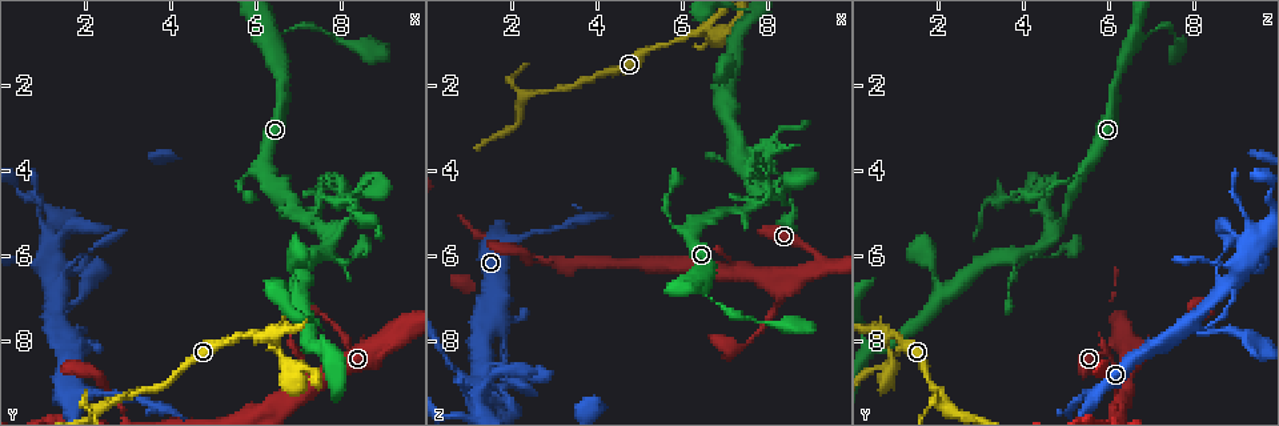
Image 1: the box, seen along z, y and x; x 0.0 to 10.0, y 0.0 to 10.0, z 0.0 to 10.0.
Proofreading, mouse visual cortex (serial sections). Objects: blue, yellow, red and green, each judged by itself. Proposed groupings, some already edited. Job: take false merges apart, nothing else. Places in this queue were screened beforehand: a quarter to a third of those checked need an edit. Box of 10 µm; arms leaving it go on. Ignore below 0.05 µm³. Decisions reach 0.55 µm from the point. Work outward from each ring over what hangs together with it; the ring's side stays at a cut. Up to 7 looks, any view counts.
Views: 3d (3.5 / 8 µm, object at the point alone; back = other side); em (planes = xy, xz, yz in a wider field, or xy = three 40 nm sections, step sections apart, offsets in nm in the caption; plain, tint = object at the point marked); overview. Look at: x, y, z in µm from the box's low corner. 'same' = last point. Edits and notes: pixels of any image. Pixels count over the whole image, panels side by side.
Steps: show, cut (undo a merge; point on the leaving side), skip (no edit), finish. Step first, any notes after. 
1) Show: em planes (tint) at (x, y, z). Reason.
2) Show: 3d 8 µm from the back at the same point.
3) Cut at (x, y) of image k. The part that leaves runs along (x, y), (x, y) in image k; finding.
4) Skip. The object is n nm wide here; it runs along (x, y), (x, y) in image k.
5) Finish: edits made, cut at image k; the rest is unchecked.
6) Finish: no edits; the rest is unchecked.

Show: 3d 3.5 µm at (8.80, 8.15, 6.50). Abrupt turn.

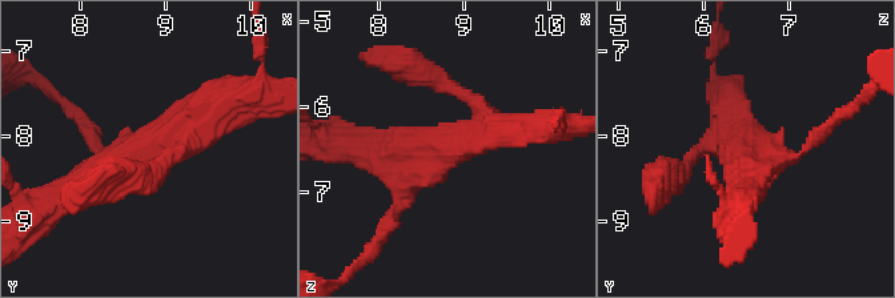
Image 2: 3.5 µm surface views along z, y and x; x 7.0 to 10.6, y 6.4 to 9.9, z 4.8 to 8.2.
Show: em xy step 3 (tint) at (8.75, 8.15, 6.45).

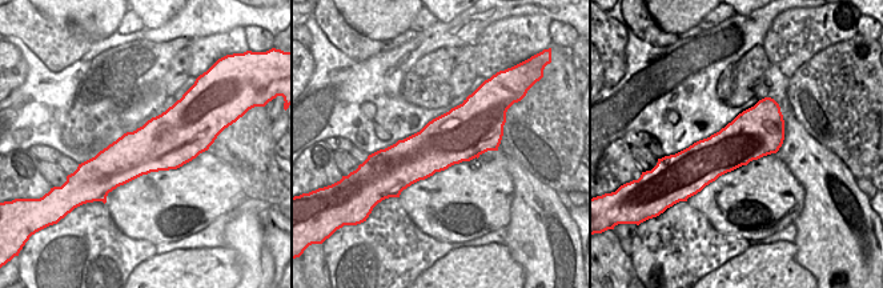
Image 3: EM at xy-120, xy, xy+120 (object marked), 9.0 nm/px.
Skip. It runs along (468, 95), (485, 125), (464, 141), (370, 152) in image 2; one cell here.

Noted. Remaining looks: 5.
Show: 3d 3.5 µm at (1.55, 7.80, 7.65).

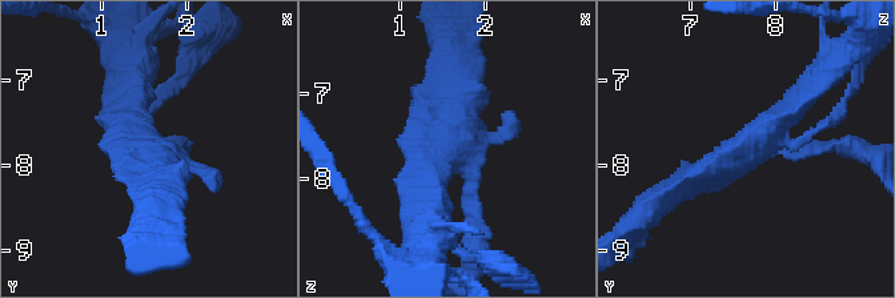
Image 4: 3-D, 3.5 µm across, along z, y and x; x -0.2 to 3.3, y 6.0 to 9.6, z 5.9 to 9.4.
Skip. It runs along (671, 193), (746, 153), (805, 96) in image 4; all the same cell.

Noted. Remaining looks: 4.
Show: 3d 3.5 µm at (1.25, 5.75, 9.15).

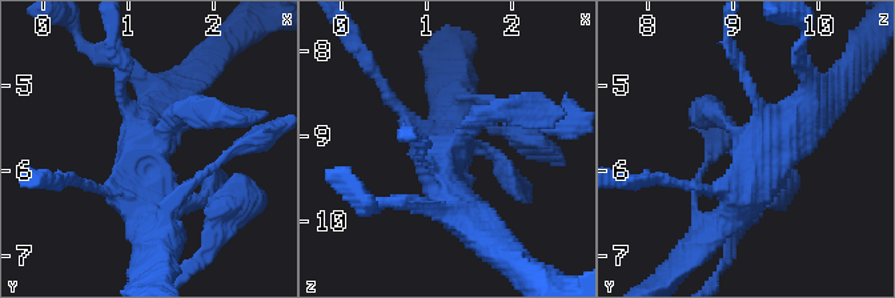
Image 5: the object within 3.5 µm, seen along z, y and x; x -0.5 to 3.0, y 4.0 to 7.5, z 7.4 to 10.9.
Show: em xy step 2 (tint) at (1.25, 5.75, 9.15).

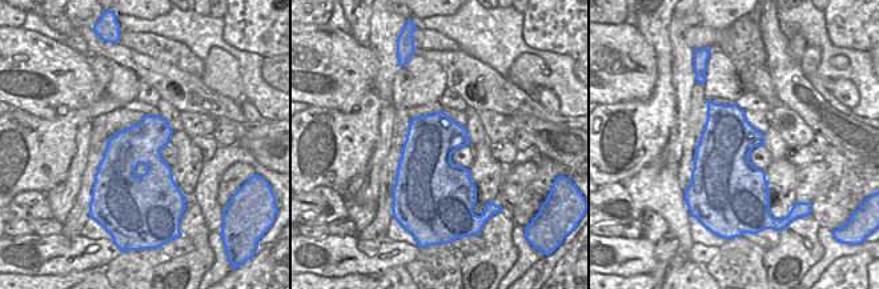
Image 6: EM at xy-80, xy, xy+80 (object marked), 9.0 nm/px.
Skip. It runs along (707, 237), (745, 201), (817, 95) in image 5; one cell here.

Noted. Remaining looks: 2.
Finish: no edits; the rest is unchecked.

